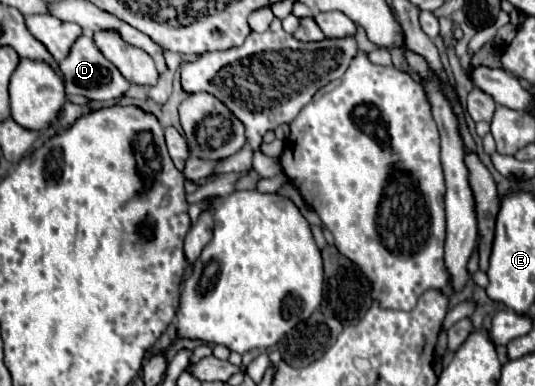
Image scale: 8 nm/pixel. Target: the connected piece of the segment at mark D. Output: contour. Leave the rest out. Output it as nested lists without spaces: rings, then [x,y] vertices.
[[[81,36],[73,44],[69,56],[65,60],[61,60],[59,64],[61,64],[61,72],[63,72],[63,82],[65,82],[67,94],[83,94],[83,96],[87,96],[93,102],[109,102],[109,100],[115,100],[115,98],[123,96],[129,90],[129,82],[101,54],[101,50],[95,46],[91,36]]]

